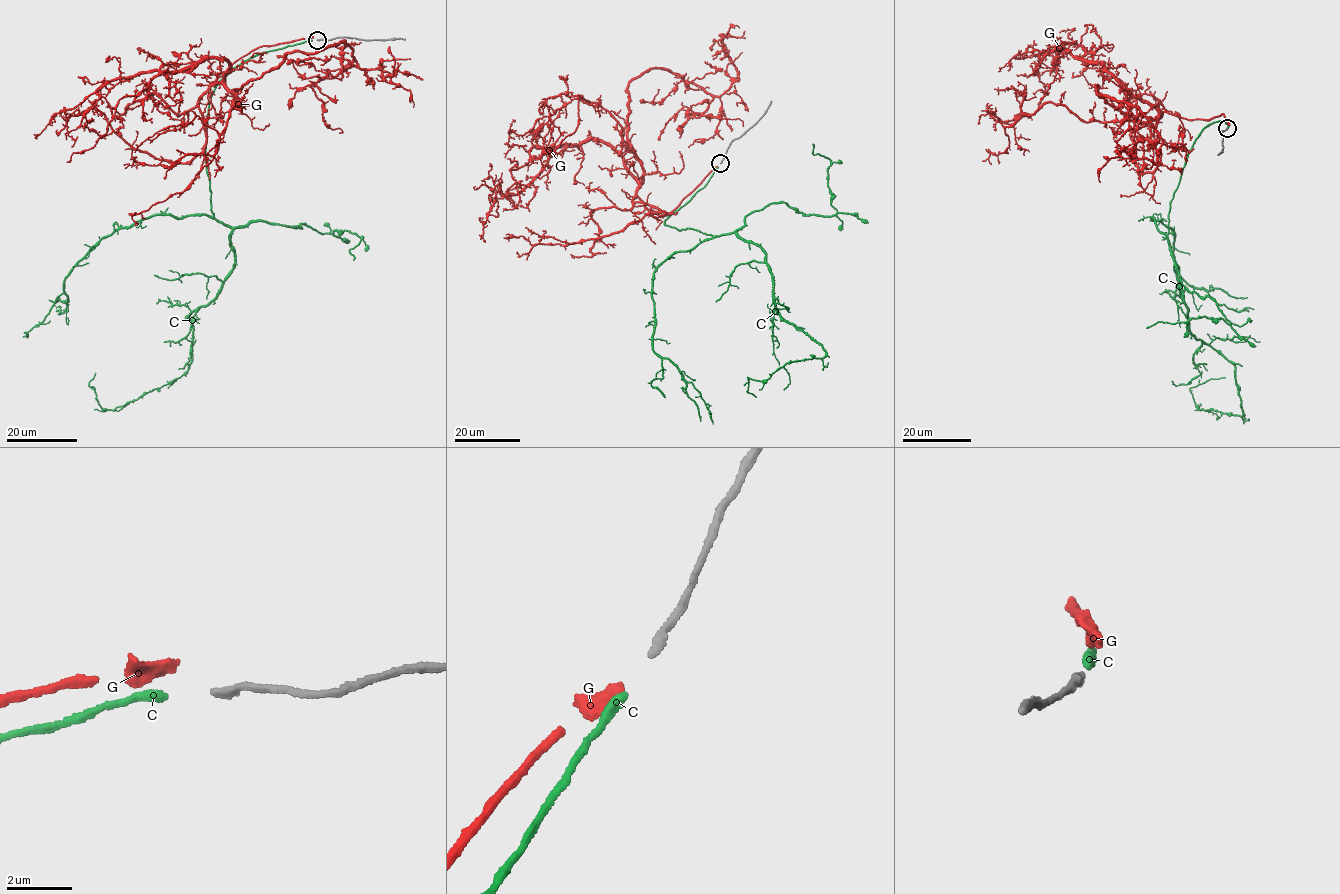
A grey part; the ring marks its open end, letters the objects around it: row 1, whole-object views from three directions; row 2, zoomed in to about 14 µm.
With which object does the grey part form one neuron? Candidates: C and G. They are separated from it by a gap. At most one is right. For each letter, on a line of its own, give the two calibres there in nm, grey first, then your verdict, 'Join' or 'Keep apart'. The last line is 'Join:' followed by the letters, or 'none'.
C: Thickness 240 nm (grey) against 300 nm. Join
G: Thickness 240 nm (grey) against 360 nm. Keep apart
Join: C

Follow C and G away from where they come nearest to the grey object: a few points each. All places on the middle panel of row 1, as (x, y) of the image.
C: (718, 167), (664, 224), (734, 231), (761, 247), (779, 316), (825, 350), (761, 381), (747, 377), (756, 397)
G: (718, 166), (666, 215), (647, 208), (628, 137), (630, 82), (670, 69), (713, 97), (688, 116), (743, 126)

